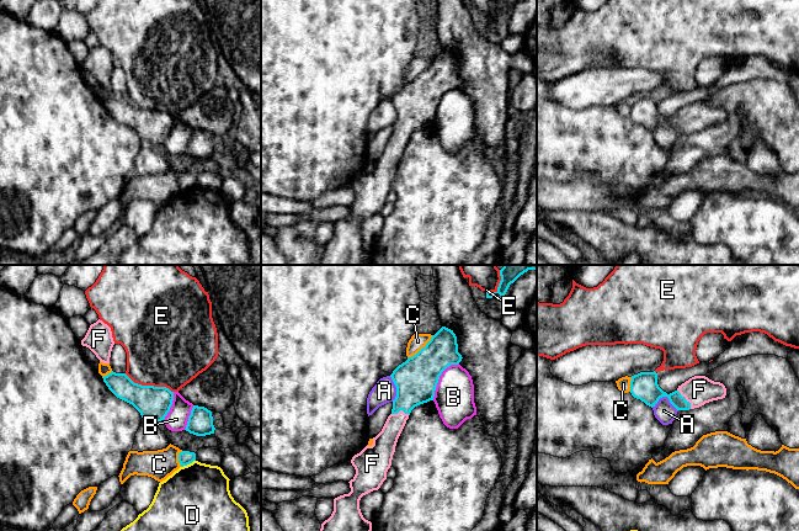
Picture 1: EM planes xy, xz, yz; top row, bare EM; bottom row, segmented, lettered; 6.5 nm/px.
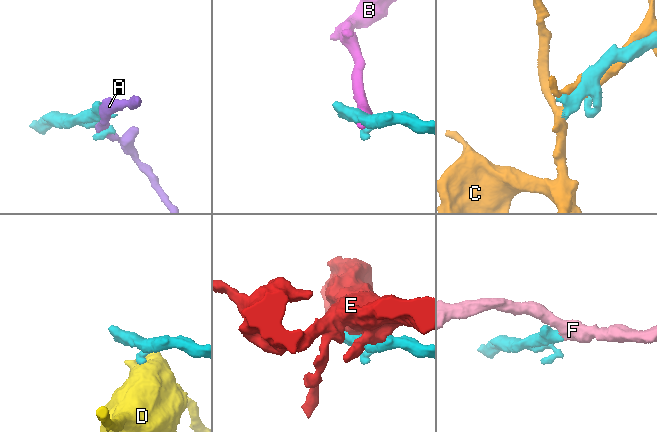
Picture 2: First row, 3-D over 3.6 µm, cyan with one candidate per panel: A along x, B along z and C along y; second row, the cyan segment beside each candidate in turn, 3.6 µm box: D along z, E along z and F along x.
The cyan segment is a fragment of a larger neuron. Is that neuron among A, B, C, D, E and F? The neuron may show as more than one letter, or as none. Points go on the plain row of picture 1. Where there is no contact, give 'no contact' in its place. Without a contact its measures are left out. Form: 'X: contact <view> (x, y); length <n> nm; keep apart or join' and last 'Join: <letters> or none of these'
A: contact yz (666, 120); length 180 nm; keep apart
B: contact xz (438, 102); length 300 nm; keep apart
C: contact xz (422, 72); length 220 nm; keep apart
D: contact xy (187, 187); length 110 nm; keep apart
E: contact xy (149, 110); length 340 nm; keep apart
F: contact yz (685, 123); length 160 nm; join
Join: F

